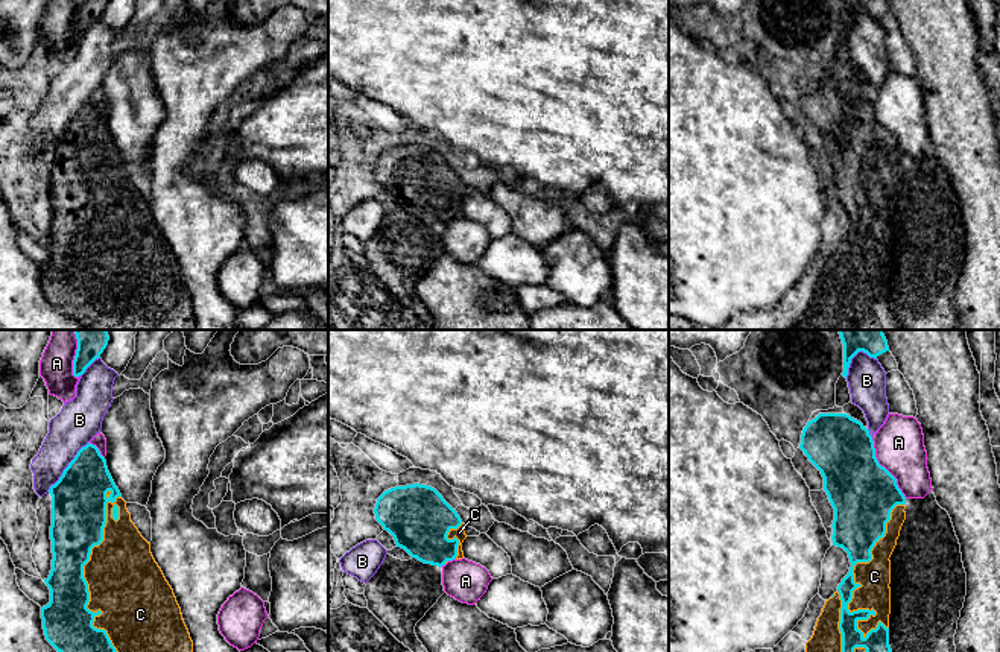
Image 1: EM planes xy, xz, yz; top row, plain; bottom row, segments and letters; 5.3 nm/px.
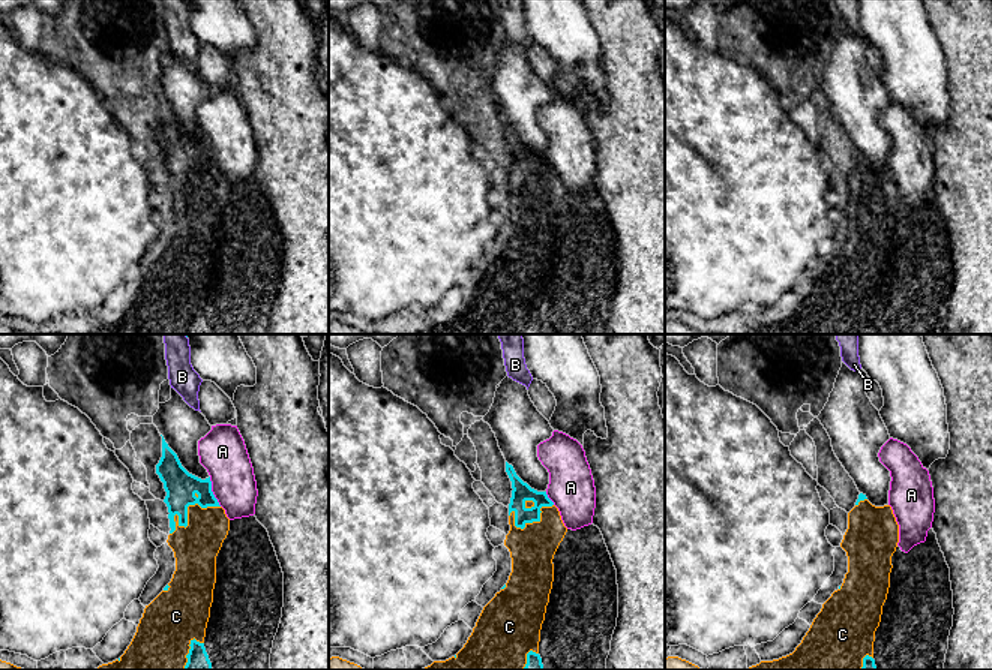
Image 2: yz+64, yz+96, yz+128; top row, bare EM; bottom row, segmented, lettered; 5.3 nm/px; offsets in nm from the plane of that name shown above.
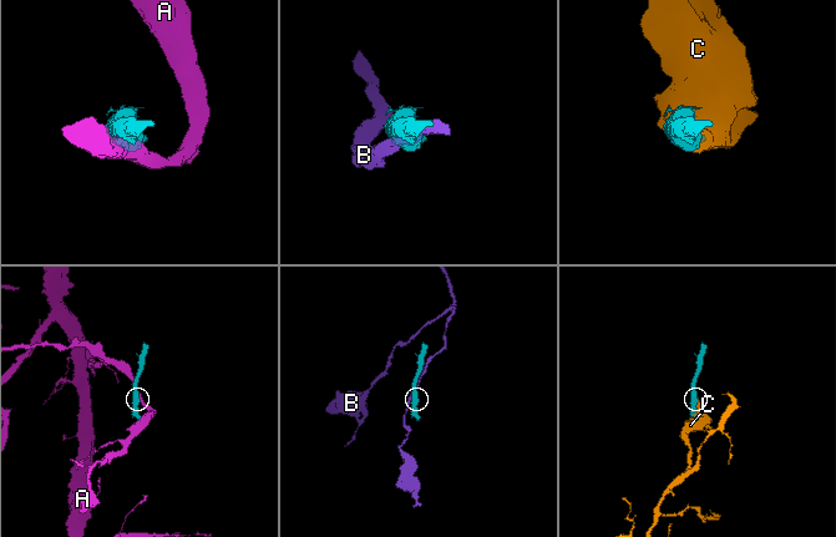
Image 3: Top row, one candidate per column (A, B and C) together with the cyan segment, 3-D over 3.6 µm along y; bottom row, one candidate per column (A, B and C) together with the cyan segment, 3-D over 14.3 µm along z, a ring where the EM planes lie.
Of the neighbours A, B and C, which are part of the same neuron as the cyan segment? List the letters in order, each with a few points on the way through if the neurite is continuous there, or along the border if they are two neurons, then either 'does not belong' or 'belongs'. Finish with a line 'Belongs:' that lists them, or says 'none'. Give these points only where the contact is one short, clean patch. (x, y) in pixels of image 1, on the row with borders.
A: does not belong
B: does not belong
C: belongs
Belongs: C

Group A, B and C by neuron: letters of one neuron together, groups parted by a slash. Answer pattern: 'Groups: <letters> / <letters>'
Groups: A / B / C

